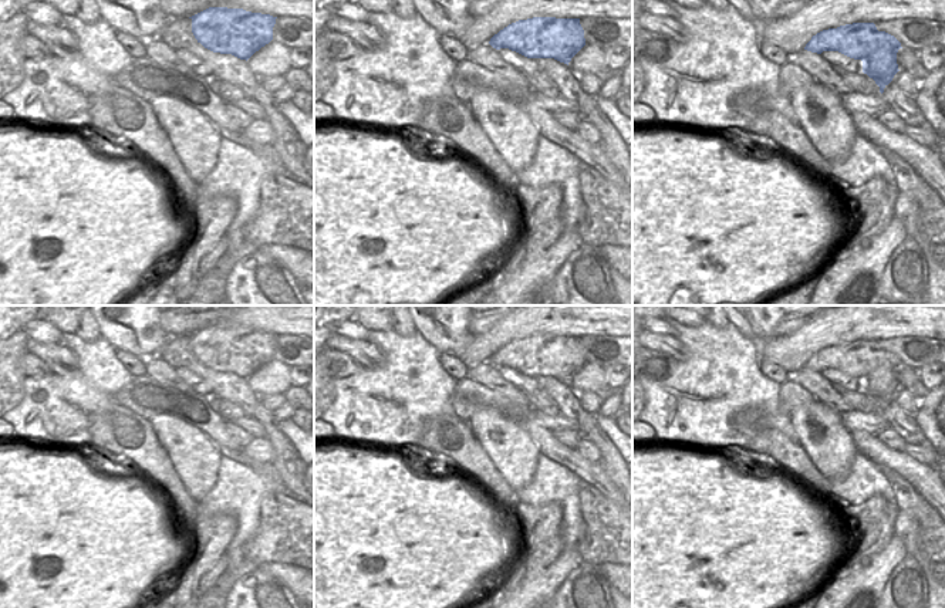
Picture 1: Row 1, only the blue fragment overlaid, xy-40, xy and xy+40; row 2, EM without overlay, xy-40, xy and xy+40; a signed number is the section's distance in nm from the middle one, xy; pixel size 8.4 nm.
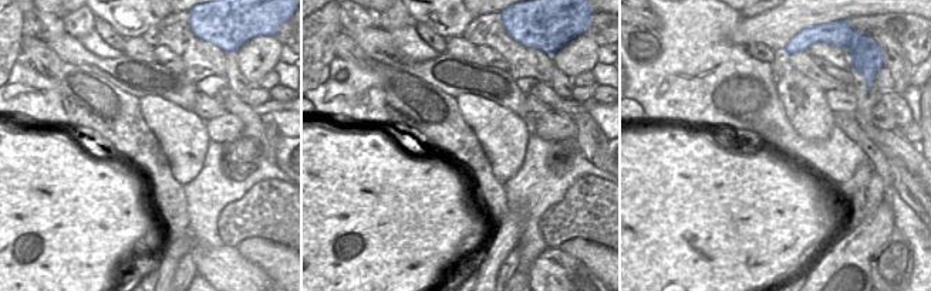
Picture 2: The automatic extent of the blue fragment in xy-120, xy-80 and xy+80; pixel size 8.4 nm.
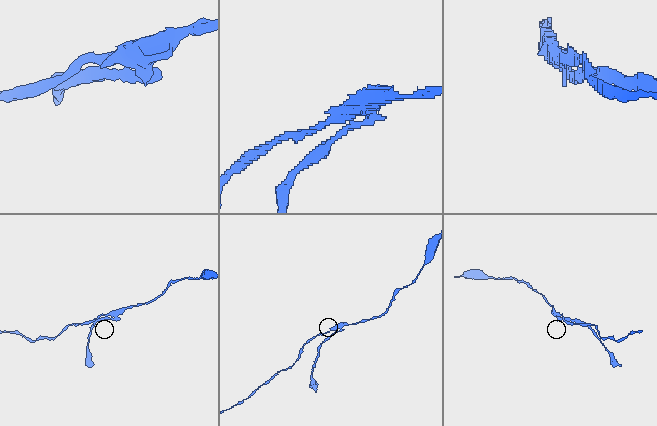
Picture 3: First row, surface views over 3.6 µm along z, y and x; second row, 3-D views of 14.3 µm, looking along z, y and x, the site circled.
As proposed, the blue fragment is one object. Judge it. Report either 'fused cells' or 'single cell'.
fused cells

